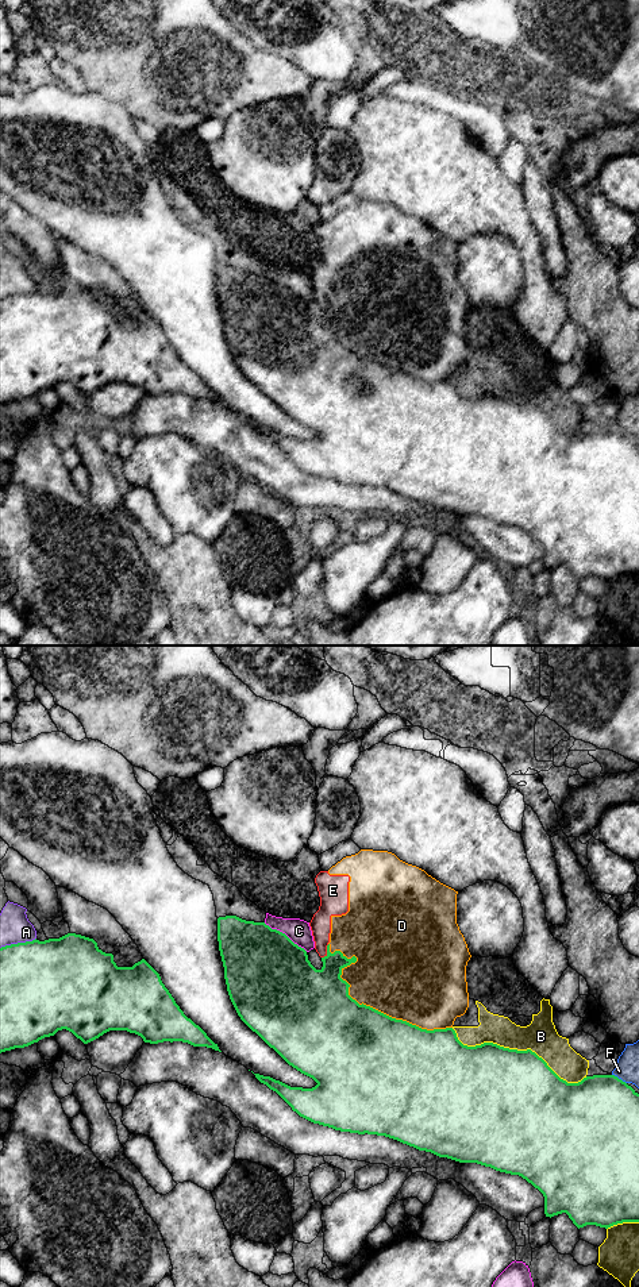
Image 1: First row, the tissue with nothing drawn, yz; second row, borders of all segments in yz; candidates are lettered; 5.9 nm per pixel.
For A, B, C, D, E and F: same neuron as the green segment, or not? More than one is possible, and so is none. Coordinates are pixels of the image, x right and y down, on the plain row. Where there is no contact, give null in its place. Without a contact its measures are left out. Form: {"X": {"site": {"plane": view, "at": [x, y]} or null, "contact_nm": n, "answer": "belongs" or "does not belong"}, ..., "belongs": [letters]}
{"A": {"site": {"plane": "yz", "at": [18, 295]}, "contact_nm": 220, "answer": "does not belong"}, "B": {"site": {"plane": "yz", "at": [516, 401]}, "contact_nm": 850, "answer": "does not belong"}, "C": {"site": {"plane": "yz", "at": [284, 285]}, "contact_nm": 320, "answer": "does not belong"}, "D": {"site": {"plane": "yz", "at": [362, 355]}, "contact_nm": 900, "answer": "does not belong"}, "E": {"site": {"plane": "yz", "at": [327, 303]}, "contact_nm": 100, "answer": "does not belong"}, "F": {"site": {"plane": "yz", "at": [618, 430]}, "contact_nm": 110, "answer": "does not belong"}, "belongs": []}

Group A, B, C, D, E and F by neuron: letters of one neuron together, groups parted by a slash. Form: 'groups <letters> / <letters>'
groups A / B / C / D E / F

